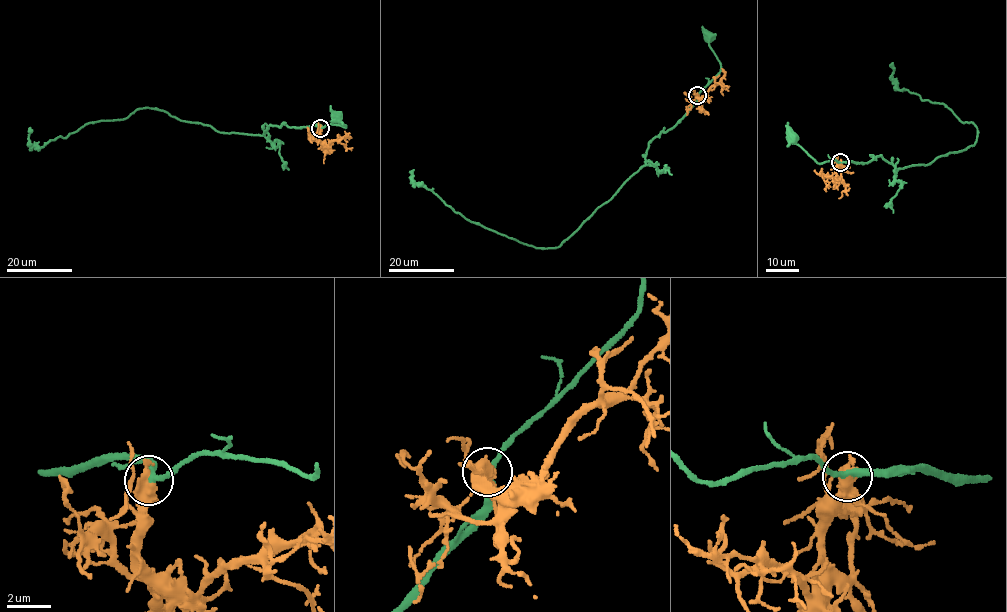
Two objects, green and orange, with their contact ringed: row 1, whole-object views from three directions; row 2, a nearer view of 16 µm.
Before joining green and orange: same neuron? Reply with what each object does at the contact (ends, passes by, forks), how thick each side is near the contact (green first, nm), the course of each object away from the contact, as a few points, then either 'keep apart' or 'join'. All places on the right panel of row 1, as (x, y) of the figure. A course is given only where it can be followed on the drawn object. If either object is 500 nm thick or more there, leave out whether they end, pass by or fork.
calibres 280 and 600 nm; course green (840, 163), (834, 160), (820, 163), (793, 138); course orange (840, 163), (834, 180), (814, 169); join

